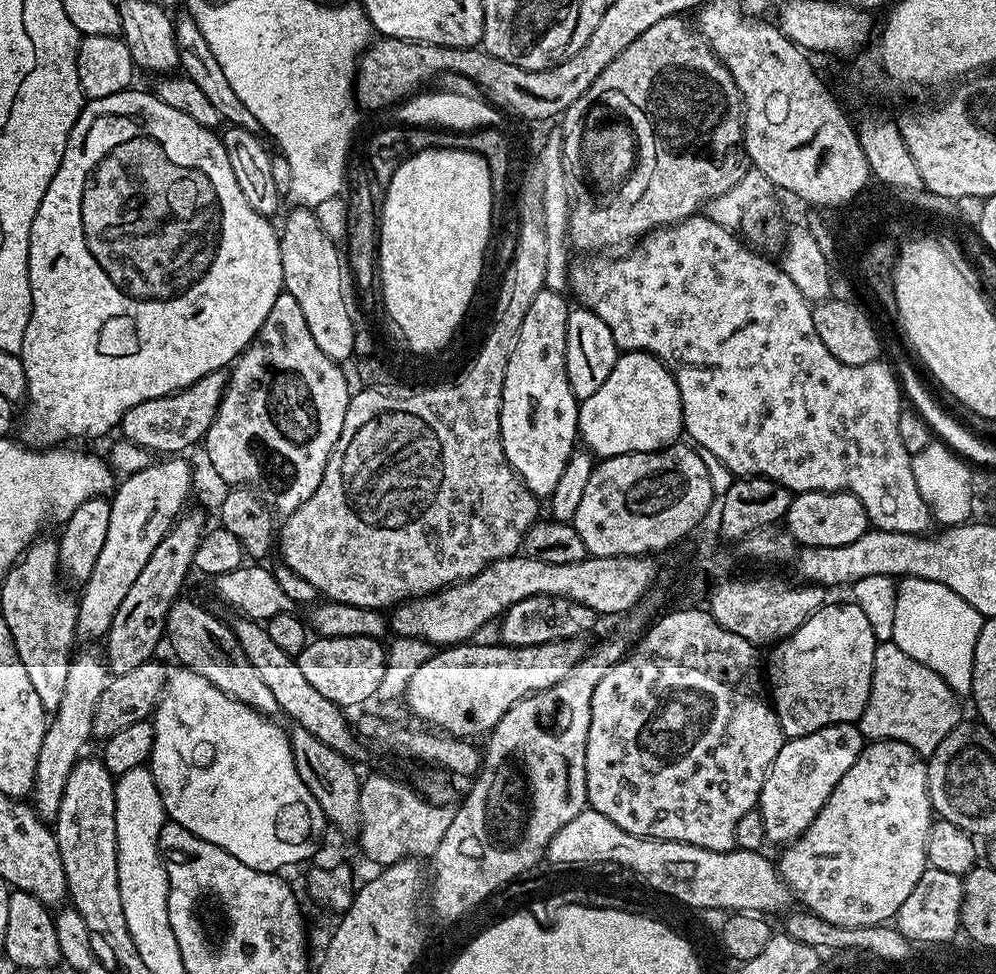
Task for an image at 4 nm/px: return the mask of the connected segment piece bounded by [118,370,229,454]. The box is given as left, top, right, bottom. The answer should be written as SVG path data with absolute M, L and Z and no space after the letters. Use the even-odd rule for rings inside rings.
M221 370L206 374L206 378L198 378L189 388L184 388L181 392L171 392L169 396L162 398L150 398L146 402L138 402L138 406L130 406L118 421L118 428L124 431L123 439L130 444L136 444L149 454L184 454L191 444L199 445L204 436L210 430L214 418L218 414L218 406L224 397L224 391L228 385L229 373Z

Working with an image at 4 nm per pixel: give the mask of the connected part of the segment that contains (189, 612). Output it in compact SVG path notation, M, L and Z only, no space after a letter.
M184 599L172 601L164 623L166 644L172 647L173 654L180 659L177 661L183 667L194 670L194 674L202 674L202 678L218 686L222 694L250 706L260 715L279 717L281 711L278 702L274 702L274 693L262 683L262 677L254 671L254 666L250 666L250 658L246 658L242 646L238 646L238 638L232 633L231 627L194 601Z

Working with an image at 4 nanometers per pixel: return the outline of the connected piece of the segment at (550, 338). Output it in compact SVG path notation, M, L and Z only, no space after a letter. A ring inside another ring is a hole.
M545 287L538 294L534 294L534 302L530 302L530 310L526 310L526 318L522 318L516 347L512 349L512 357L506 366L502 390L500 441L510 466L537 498L551 496L558 486L558 478L562 478L562 470L566 470L570 454L578 444L580 405L566 374L566 322L570 304L564 299L561 293L551 292Z

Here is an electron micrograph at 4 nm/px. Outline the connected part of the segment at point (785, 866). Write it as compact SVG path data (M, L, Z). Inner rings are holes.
M873 740L865 743L854 766L842 774L842 782L834 786L834 794L826 798L826 806L818 810L818 818L781 851L784 853L778 859L781 878L807 911L818 918L826 918L826 922L834 926L851 928L887 925L895 917L928 867L926 842L934 813L926 786L927 773L925 757L906 746L906 742Z

